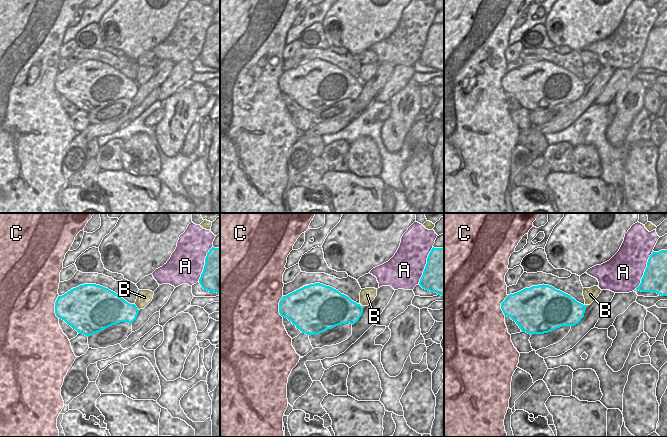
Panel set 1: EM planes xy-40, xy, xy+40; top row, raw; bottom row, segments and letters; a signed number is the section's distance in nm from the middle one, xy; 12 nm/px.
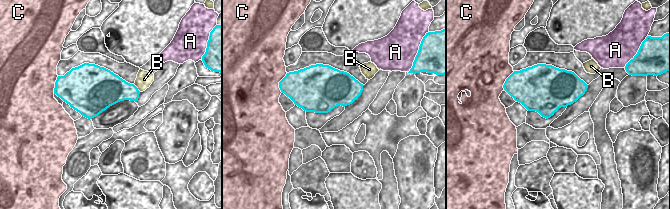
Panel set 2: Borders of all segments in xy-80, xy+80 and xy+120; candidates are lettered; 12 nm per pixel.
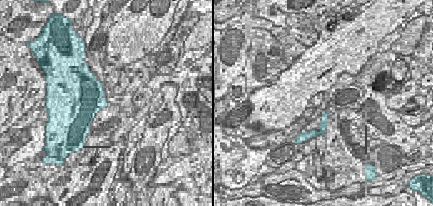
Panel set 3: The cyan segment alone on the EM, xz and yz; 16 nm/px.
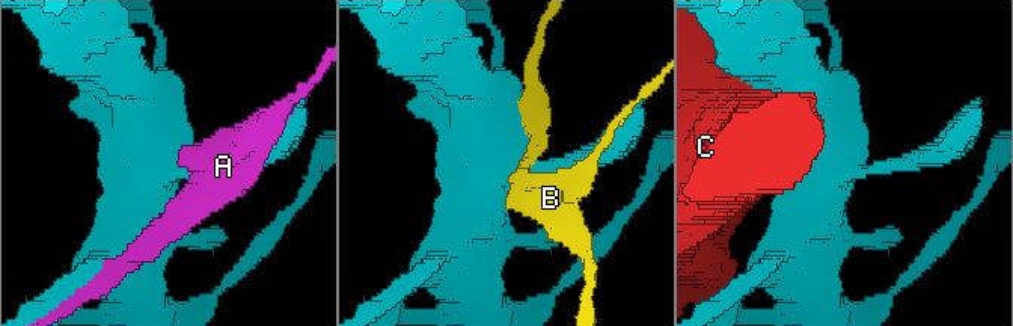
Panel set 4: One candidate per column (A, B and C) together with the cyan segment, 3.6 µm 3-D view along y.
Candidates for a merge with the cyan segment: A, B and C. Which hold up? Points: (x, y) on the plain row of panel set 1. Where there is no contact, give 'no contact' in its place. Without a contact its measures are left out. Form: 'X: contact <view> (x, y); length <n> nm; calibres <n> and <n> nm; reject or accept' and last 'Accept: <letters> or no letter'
A: contact xy+40 (645, 46); length 500 nm; calibres 300 and 440 nm; reject
B: contact xy-40 (136, 83); length 100 nm; calibres 300 and 190 nm; reject
C: contact xy-40 (55, 83); length 280 nm; calibres 420 and 480 nm; reject
Accept: no letter

